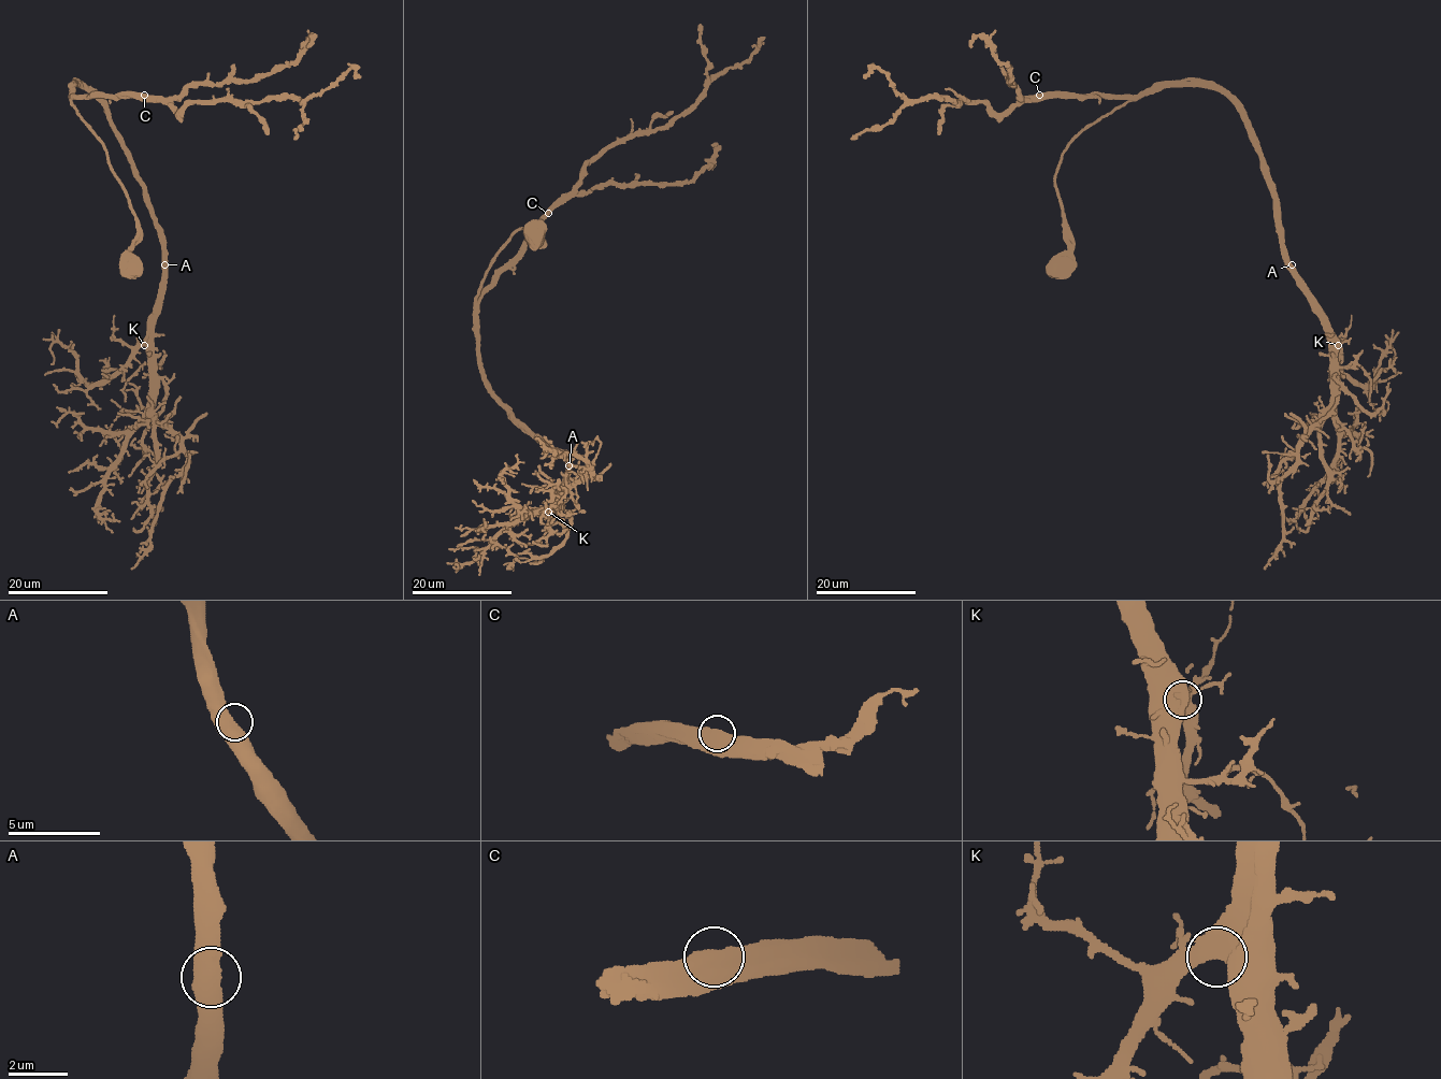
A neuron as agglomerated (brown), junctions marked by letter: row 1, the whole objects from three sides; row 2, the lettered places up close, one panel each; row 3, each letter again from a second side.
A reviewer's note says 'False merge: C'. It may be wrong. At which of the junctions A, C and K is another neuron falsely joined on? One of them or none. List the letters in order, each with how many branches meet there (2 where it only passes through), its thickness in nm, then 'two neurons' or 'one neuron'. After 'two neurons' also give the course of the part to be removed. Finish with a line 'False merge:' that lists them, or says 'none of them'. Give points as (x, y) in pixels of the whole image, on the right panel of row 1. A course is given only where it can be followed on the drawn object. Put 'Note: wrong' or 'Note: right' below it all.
A: 2 branches meet; 600 nm thick; one neuron
C: 2 branches meet; 600 nm thick; one neuron
K: 2 branches meet; 600 nm thick; one neuron
False merge: none of them
Note: wrong

